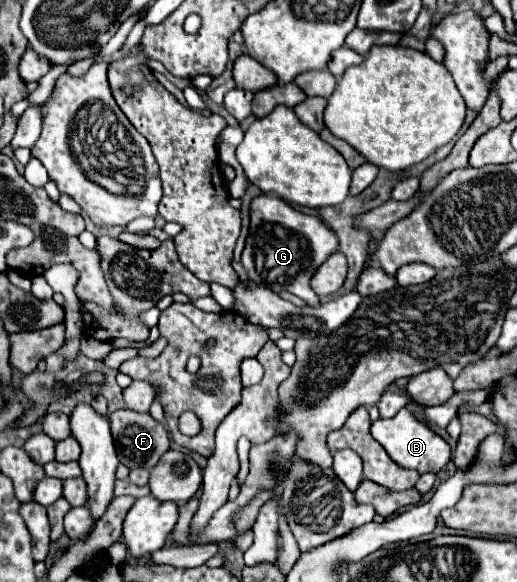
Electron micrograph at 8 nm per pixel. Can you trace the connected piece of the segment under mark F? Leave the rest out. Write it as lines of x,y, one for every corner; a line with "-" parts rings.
117,410
109,414
109,424
111,424
111,434
113,434
113,444
119,456
119,462
125,464
127,468
145,468
153,470
159,458
169,450
169,432
165,426
157,420
153,420
149,414
139,414
133,410

